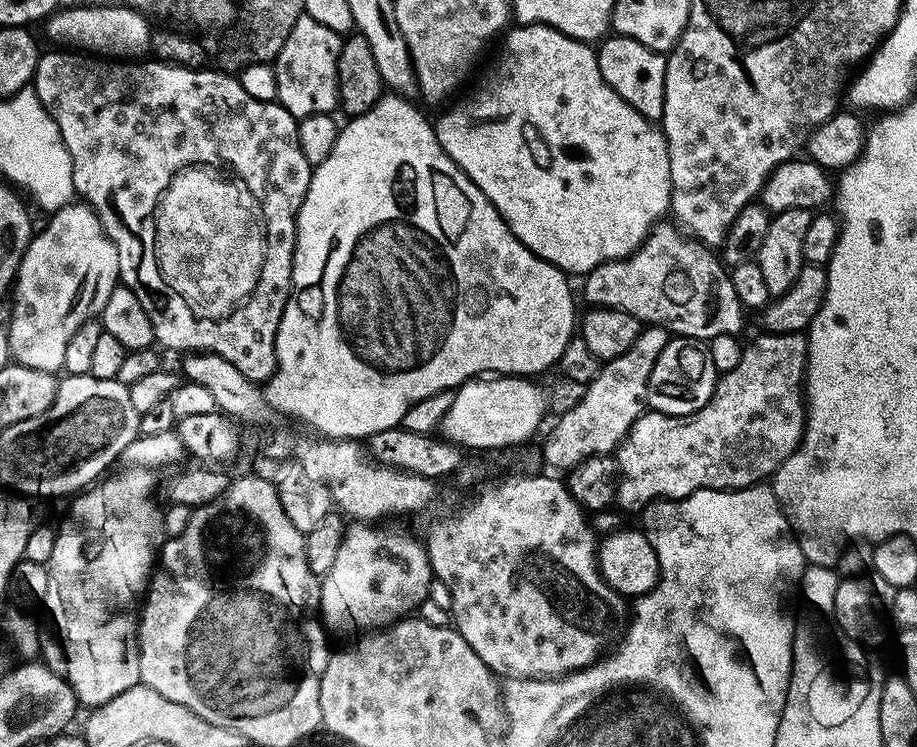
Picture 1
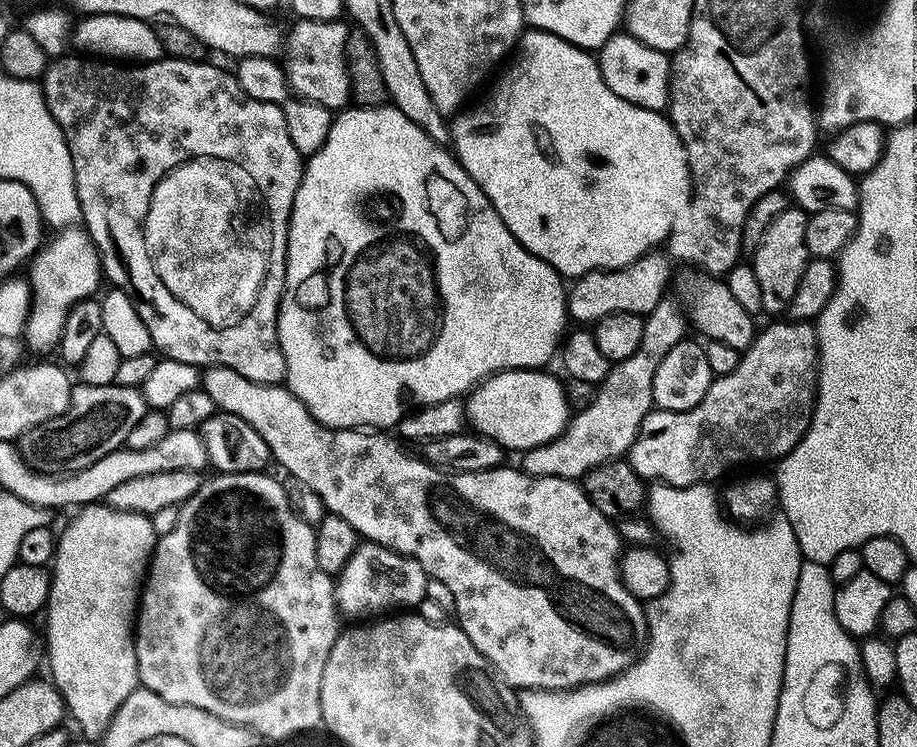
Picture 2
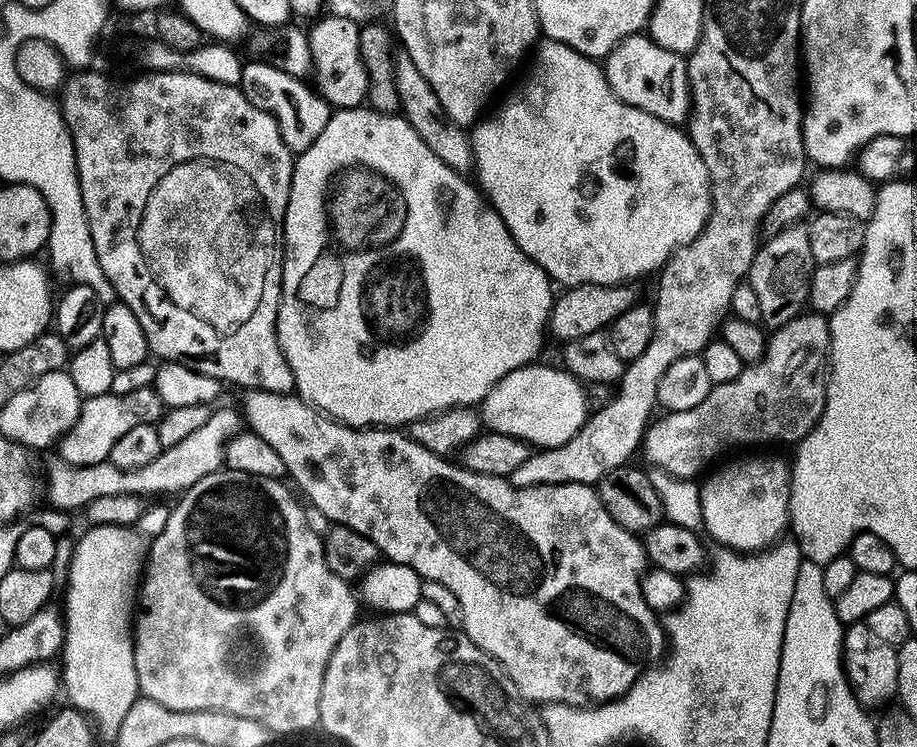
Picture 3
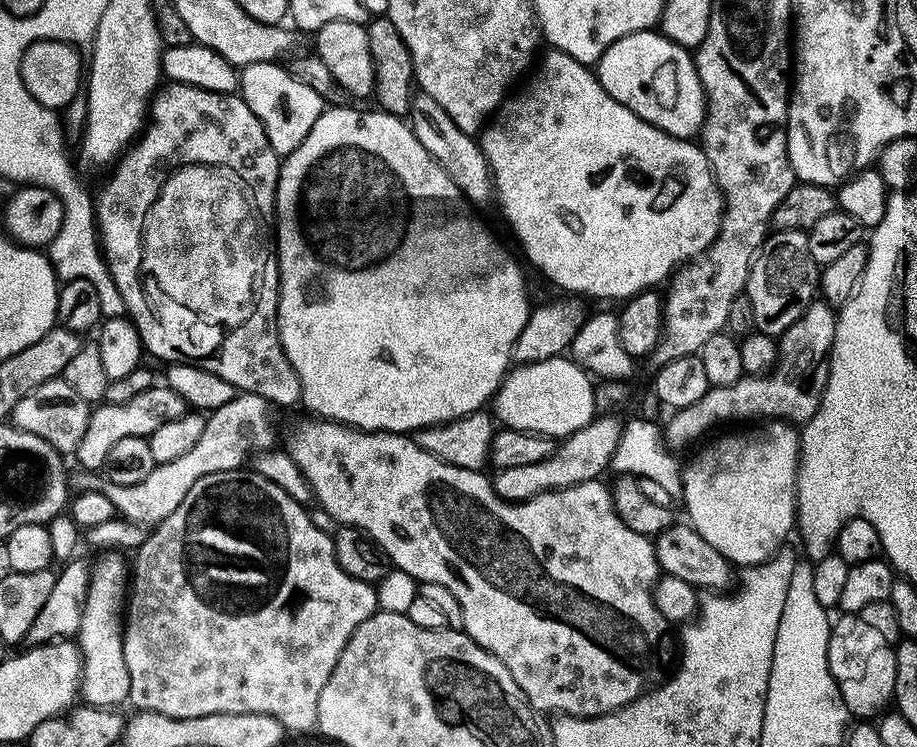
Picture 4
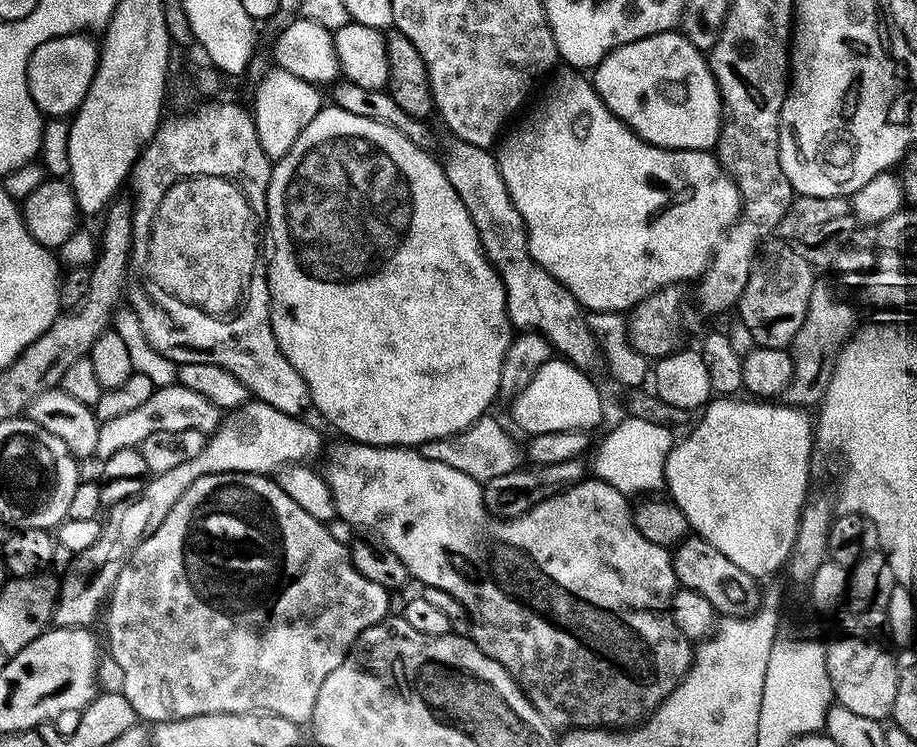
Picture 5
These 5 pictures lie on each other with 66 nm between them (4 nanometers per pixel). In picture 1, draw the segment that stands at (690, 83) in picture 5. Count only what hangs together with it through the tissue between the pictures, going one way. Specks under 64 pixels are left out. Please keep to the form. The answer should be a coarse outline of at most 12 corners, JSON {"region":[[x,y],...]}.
{"region":[[634,38],[598,48],[602,78],[647,120],[664,114],[665,57]]}

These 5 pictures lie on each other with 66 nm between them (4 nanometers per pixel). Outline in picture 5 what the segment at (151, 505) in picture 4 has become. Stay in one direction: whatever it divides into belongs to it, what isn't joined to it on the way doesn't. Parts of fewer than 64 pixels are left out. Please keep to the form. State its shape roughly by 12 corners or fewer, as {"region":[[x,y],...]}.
{"region":[[253,399],[200,454],[157,472],[120,508],[121,533],[153,532],[198,478],[275,473],[321,455],[307,419]]}

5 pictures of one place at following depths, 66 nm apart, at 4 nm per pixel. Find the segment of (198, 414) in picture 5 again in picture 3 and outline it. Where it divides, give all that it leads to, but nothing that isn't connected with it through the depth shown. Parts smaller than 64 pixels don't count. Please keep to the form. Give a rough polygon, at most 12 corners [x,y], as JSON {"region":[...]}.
{"region":[[153,387],[83,401],[66,464],[103,464],[114,442],[166,411]]}

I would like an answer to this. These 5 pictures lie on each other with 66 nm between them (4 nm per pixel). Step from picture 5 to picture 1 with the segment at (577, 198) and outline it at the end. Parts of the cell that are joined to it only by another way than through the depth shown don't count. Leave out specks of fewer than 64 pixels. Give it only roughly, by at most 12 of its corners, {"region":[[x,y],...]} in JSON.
{"region":[[549,24],[435,117],[565,274],[672,207],[663,131]]}

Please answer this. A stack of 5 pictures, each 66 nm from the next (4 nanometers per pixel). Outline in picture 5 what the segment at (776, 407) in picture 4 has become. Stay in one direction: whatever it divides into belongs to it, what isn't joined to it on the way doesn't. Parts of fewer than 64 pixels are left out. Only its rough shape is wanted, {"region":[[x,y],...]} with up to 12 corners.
{"region":[[814,284],[790,345],[789,405],[819,405],[832,359],[857,324],[830,285]]}

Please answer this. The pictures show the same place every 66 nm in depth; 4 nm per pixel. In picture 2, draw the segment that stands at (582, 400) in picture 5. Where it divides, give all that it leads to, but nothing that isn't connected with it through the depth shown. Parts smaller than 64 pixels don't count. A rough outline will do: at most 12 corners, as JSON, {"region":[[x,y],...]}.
{"region":[[501,370],[466,400],[467,423],[517,454],[568,427],[548,370]]}

